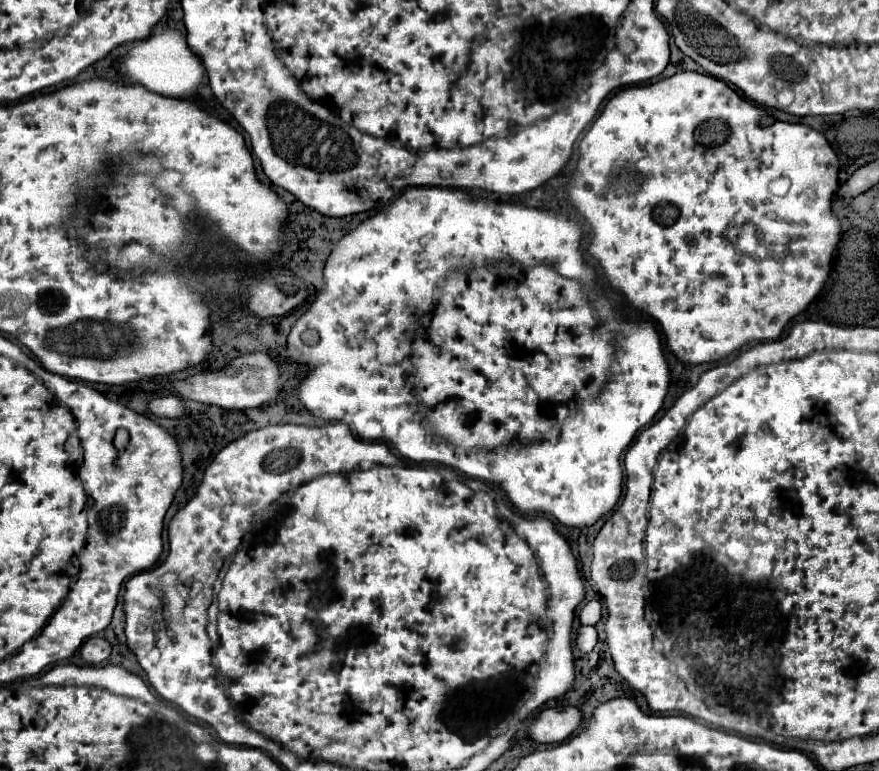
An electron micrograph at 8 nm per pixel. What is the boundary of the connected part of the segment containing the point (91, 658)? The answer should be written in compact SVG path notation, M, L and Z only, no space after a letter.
M89 638L81 646L81 658L89 664L101 664L109 658L111 654L111 644L105 638Z

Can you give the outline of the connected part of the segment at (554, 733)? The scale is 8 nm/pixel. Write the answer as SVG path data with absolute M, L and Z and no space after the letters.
M557 706L543 710L529 728L529 736L535 742L553 744L567 740L583 722L583 714L575 706Z

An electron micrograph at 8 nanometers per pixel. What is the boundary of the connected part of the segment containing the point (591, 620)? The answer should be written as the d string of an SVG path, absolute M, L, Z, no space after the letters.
M591 600L589 604L583 606L581 614L579 614L579 620L581 624L587 624L587 626L595 626L603 616L603 606L599 600Z

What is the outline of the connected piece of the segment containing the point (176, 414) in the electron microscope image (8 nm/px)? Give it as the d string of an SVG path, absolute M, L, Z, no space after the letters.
M163 396L149 402L149 410L157 418L181 418L185 414L185 404L177 396Z

